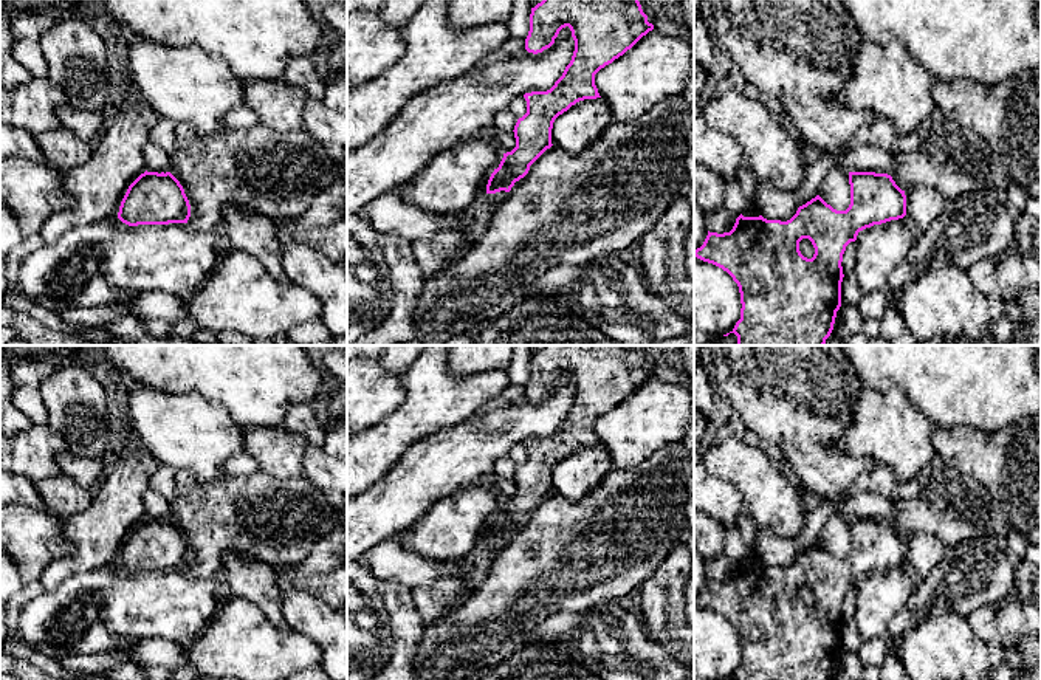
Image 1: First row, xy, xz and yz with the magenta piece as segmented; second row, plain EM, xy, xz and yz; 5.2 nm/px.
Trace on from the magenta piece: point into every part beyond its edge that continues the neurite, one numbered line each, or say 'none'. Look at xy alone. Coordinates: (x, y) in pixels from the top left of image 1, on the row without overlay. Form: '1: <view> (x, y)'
none

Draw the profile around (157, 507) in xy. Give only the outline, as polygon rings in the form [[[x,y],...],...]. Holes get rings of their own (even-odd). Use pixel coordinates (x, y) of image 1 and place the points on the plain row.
[[[147,489],[144,497],[144,510],[146,510],[146,517],[147,519],[170,519],[170,505],[166,497],[161,494],[155,493],[153,489]]]

